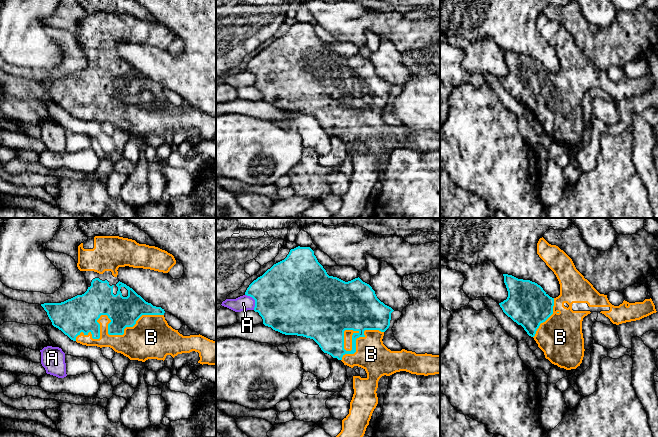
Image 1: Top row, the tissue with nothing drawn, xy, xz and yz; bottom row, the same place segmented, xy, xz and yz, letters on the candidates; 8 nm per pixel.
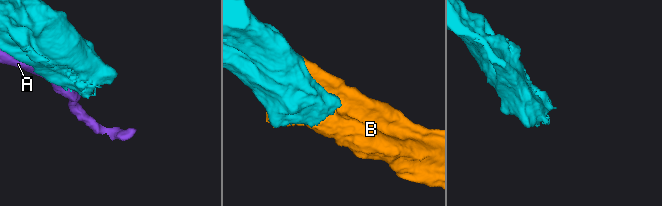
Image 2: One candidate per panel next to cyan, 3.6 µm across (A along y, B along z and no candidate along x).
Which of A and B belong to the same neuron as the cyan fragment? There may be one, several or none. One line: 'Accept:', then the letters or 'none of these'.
Accept: B

